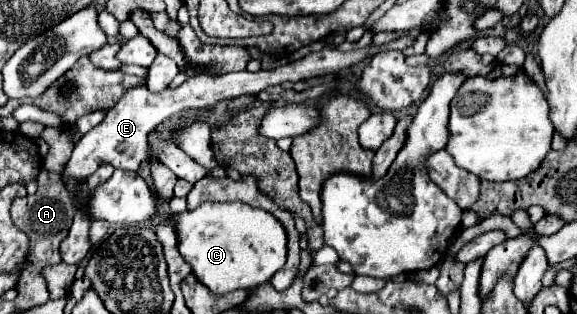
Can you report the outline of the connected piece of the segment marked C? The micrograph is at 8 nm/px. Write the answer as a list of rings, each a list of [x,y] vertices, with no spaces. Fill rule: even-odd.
[[[207,201],[193,211],[173,215],[171,221],[175,221],[181,257],[191,265],[193,275],[217,295],[267,283],[285,265],[287,233],[269,211],[241,201]]]

